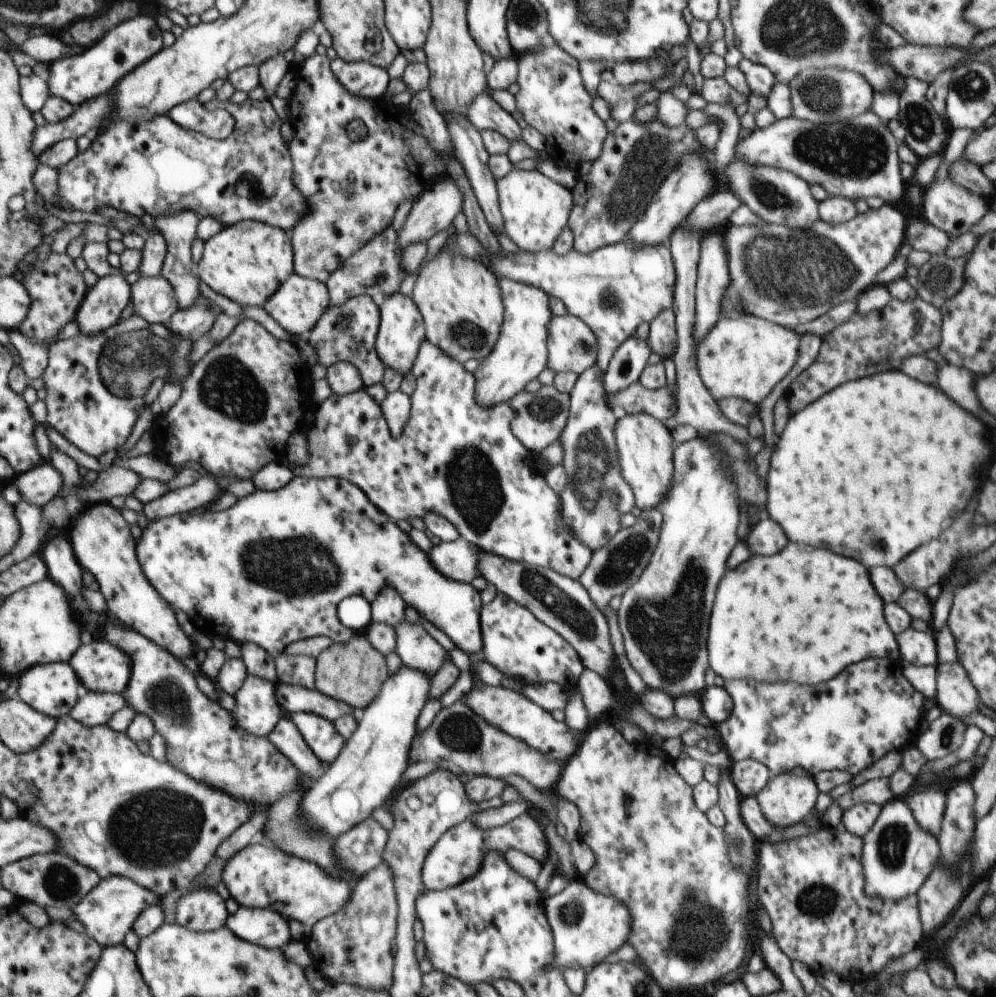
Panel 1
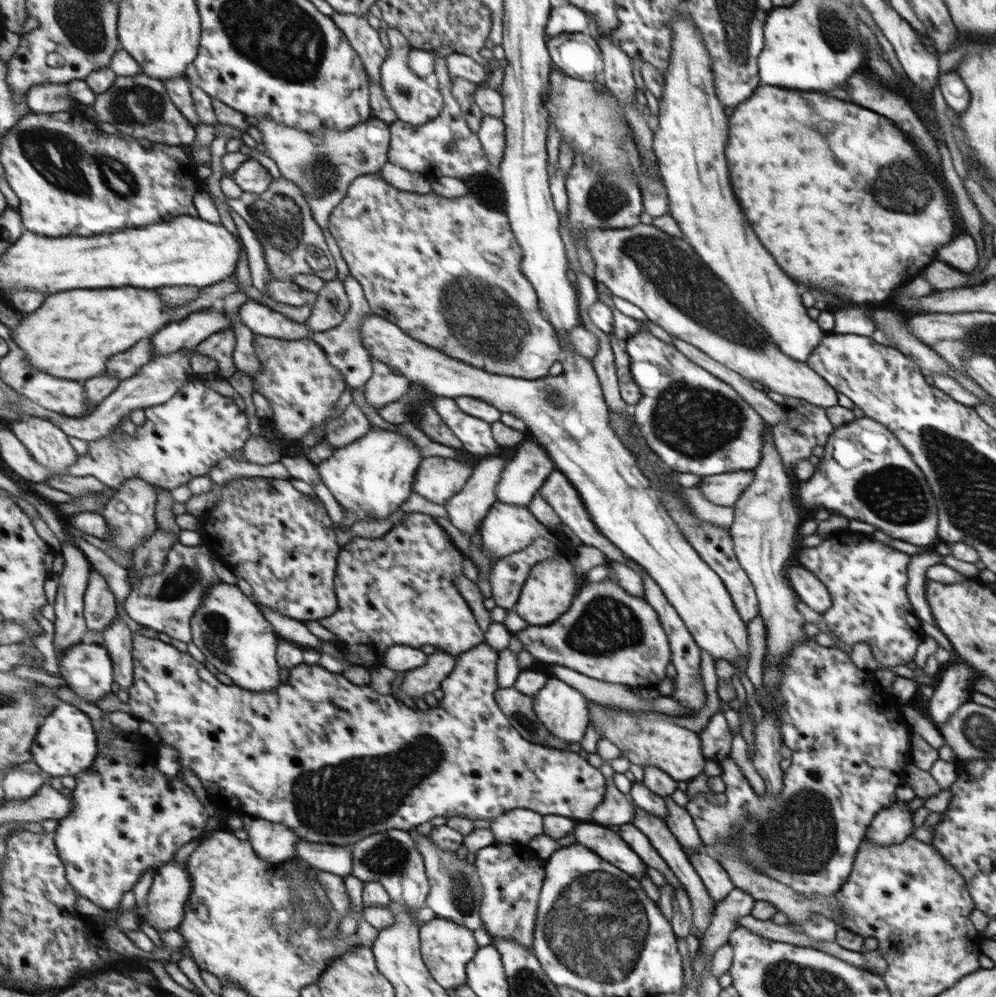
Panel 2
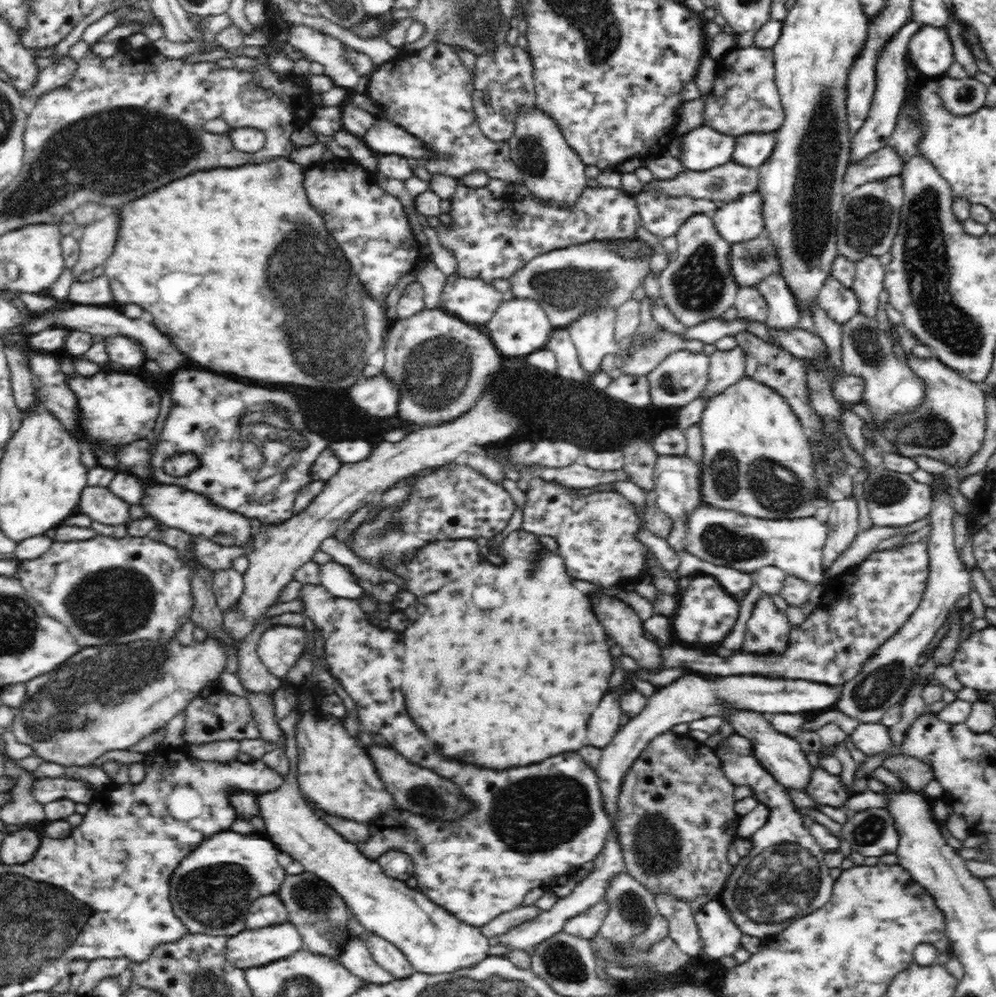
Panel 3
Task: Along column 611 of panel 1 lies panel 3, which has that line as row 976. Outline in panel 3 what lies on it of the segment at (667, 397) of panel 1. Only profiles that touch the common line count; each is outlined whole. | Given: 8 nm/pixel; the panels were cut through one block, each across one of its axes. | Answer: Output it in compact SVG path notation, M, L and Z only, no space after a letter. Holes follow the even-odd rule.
M370 934L367 938L367 948L373 960L395 979L410 978L410 975L415 973L406 955L388 939Z

